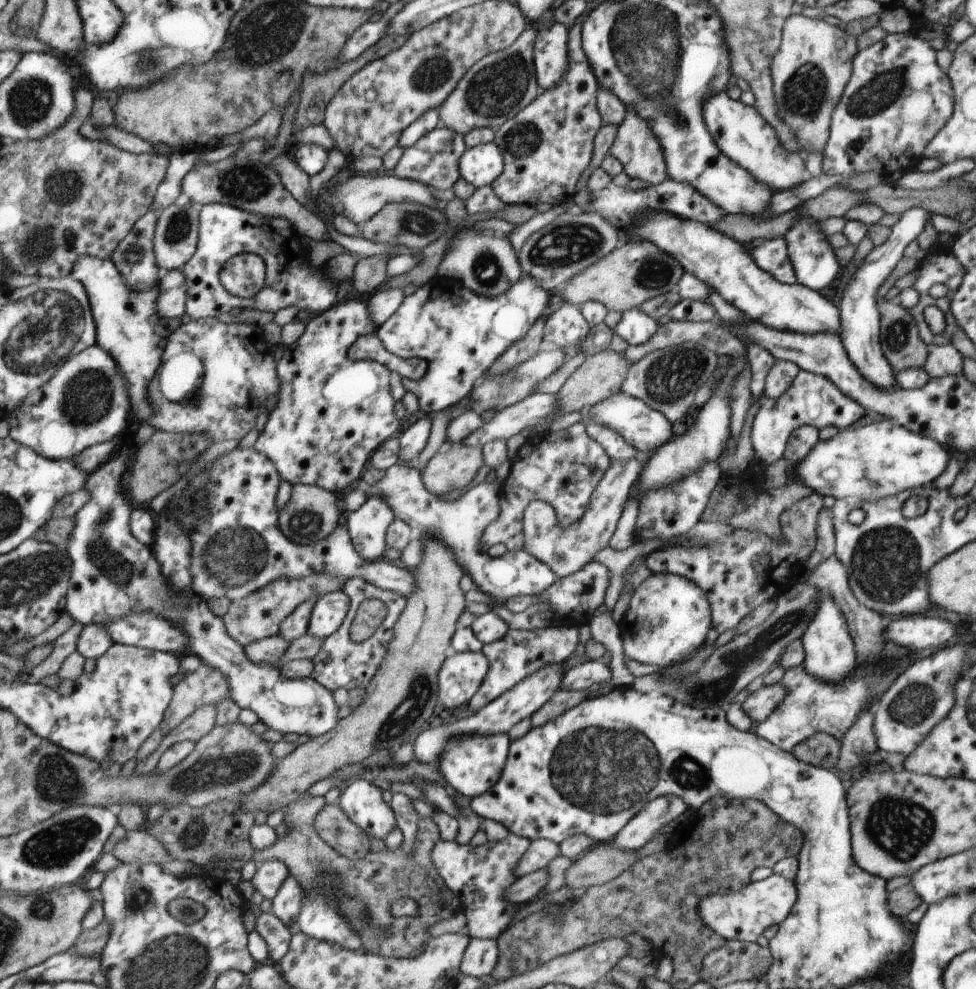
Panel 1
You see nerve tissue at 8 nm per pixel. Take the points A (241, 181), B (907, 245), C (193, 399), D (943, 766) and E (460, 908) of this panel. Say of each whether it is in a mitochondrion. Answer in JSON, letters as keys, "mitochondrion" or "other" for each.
{"A":"mitochondrion","B":"other","C":"mitochondrion","D":"other","E":"other"}

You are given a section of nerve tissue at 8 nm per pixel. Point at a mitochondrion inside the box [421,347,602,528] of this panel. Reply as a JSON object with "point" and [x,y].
{"point":[510,383]}

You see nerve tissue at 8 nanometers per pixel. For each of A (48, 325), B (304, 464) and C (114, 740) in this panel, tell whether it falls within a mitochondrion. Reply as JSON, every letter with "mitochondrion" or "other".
{"A":"mitochondrion","B":"other","C":"other"}

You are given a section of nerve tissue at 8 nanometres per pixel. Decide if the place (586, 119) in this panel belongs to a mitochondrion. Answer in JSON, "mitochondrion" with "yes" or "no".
{"mitochondrion":"no"}

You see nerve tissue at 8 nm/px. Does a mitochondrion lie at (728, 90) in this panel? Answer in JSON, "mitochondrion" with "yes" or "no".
{"mitochondrion":"no"}

